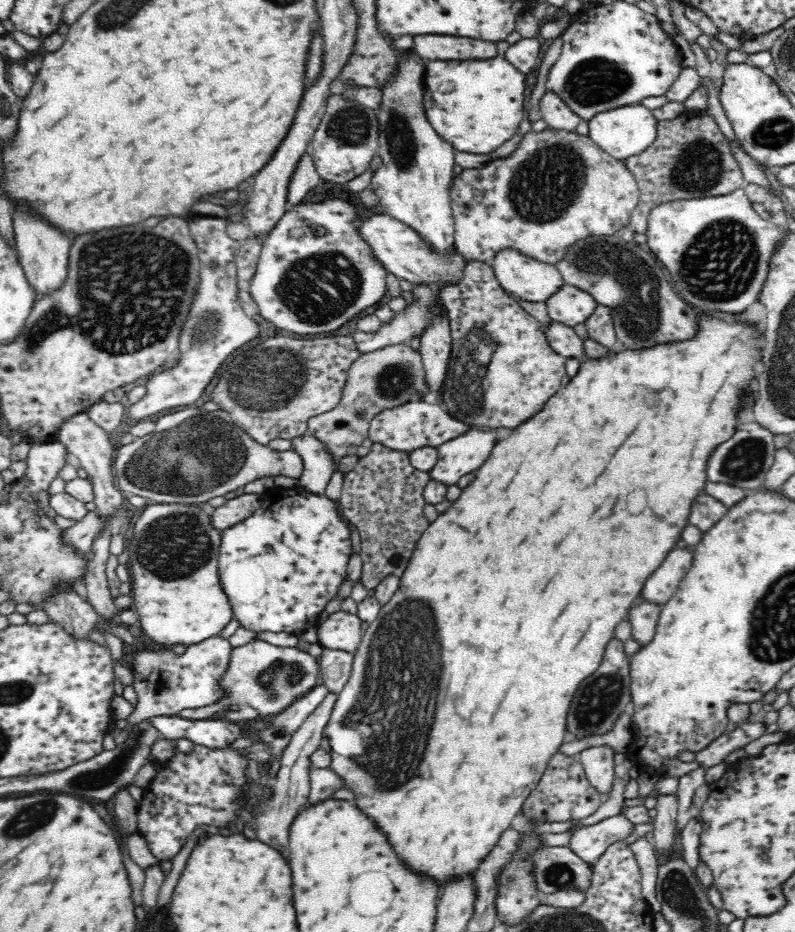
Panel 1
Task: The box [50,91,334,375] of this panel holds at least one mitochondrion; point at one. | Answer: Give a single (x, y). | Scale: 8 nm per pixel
(210, 324)

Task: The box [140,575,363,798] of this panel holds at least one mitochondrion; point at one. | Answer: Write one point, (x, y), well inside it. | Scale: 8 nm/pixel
(281, 674)

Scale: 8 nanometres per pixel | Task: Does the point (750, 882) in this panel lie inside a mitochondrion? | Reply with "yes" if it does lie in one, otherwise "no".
no

